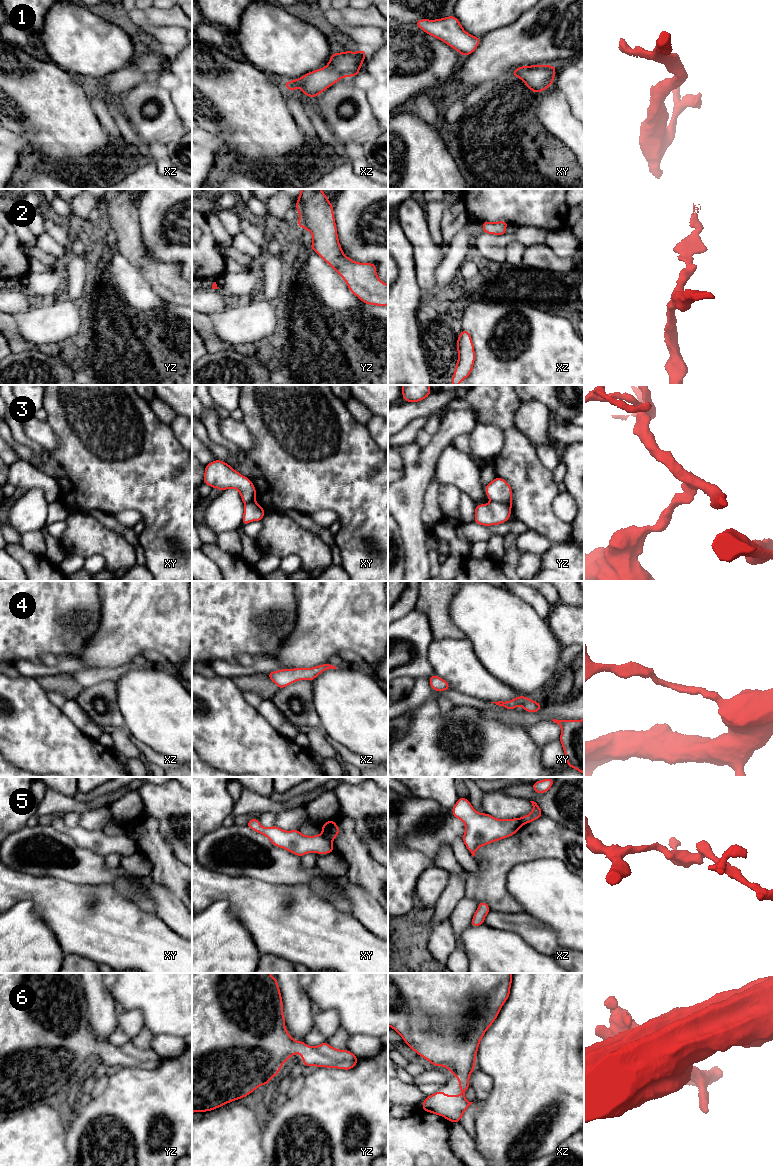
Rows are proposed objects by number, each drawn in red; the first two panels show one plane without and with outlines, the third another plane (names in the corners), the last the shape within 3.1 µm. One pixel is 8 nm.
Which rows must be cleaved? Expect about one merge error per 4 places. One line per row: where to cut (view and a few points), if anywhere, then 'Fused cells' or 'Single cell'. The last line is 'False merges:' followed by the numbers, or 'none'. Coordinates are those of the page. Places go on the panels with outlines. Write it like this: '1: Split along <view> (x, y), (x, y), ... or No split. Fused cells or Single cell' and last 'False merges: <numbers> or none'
1: No split. Single cell
2: No split. Single cell
3: Split along yz (491, 501), (504, 503), (510, 508). Fused cells
4: No split. Single cell
5: Split along xy (322, 833), (331, 841). Fused cells
6: No split. Single cell
False merges: 3, 5

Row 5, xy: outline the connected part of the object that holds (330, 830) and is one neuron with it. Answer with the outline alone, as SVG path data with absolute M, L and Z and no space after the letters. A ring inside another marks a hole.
M332 819L322 824L322 834L330 841L333 841L339 833L340 829Z

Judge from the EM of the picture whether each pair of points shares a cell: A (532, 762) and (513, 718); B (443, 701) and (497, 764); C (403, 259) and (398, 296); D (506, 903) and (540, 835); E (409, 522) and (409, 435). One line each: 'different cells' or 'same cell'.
A: different cells
B: different cells
C: same cell
D: same cell
E: different cells

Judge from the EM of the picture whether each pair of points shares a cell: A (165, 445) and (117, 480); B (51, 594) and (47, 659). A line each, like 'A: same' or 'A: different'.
A: same
B: different

